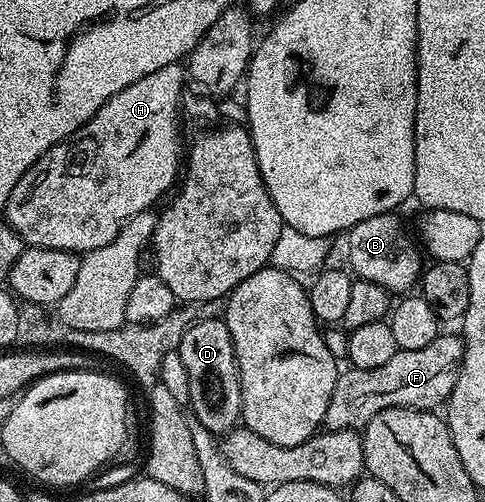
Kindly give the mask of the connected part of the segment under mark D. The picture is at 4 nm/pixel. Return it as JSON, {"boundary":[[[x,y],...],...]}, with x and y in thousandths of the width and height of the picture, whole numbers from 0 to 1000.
{"boundary":[[[464,635],[423,637],[404,649],[396,649],[388,657],[388,665],[379,665],[365,701],[371,705],[371,713],[379,713],[379,729],[388,735],[390,819],[400,819],[402,833],[433,861],[464,865],[482,859],[499,833],[499,779],[495,777],[487,705]]]}

